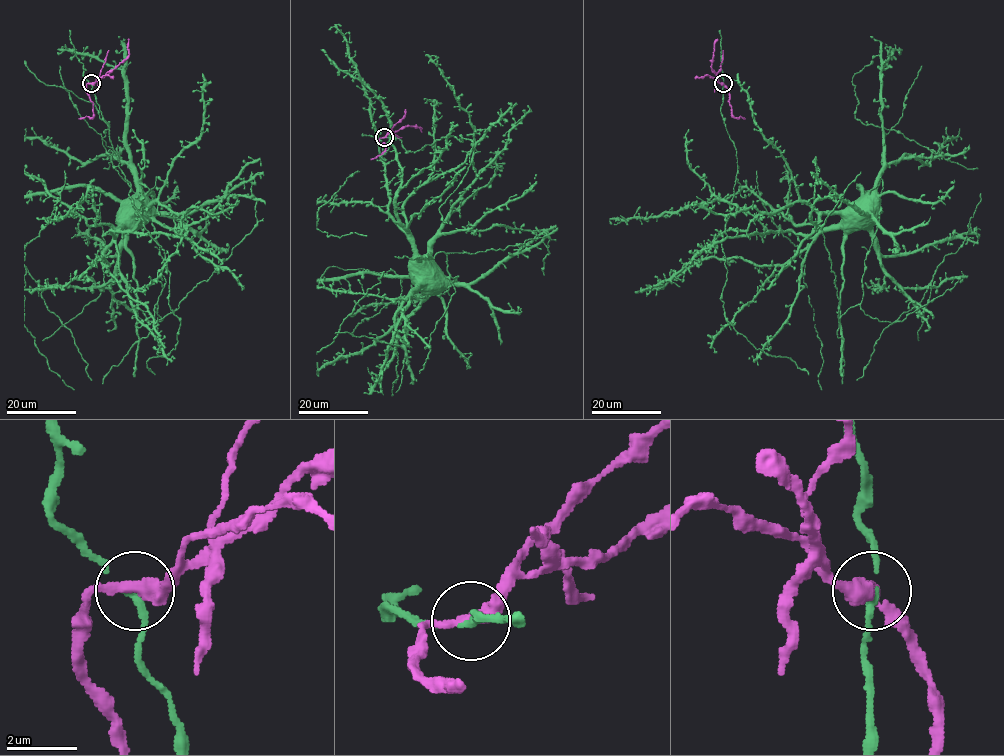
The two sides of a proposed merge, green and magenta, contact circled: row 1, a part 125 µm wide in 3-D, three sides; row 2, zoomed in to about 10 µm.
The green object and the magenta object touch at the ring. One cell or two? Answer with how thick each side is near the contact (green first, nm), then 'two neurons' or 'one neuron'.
160 nm thick on the green side, 360 nm on the other; two neurons

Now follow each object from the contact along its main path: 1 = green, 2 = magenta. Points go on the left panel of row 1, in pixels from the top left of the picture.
1: (91, 84), (133, 206), (142, 205), (132, 230), (111, 232), (115, 236), (125, 223)
2: (91, 84), (125, 59), (128, 55), (129, 39)

